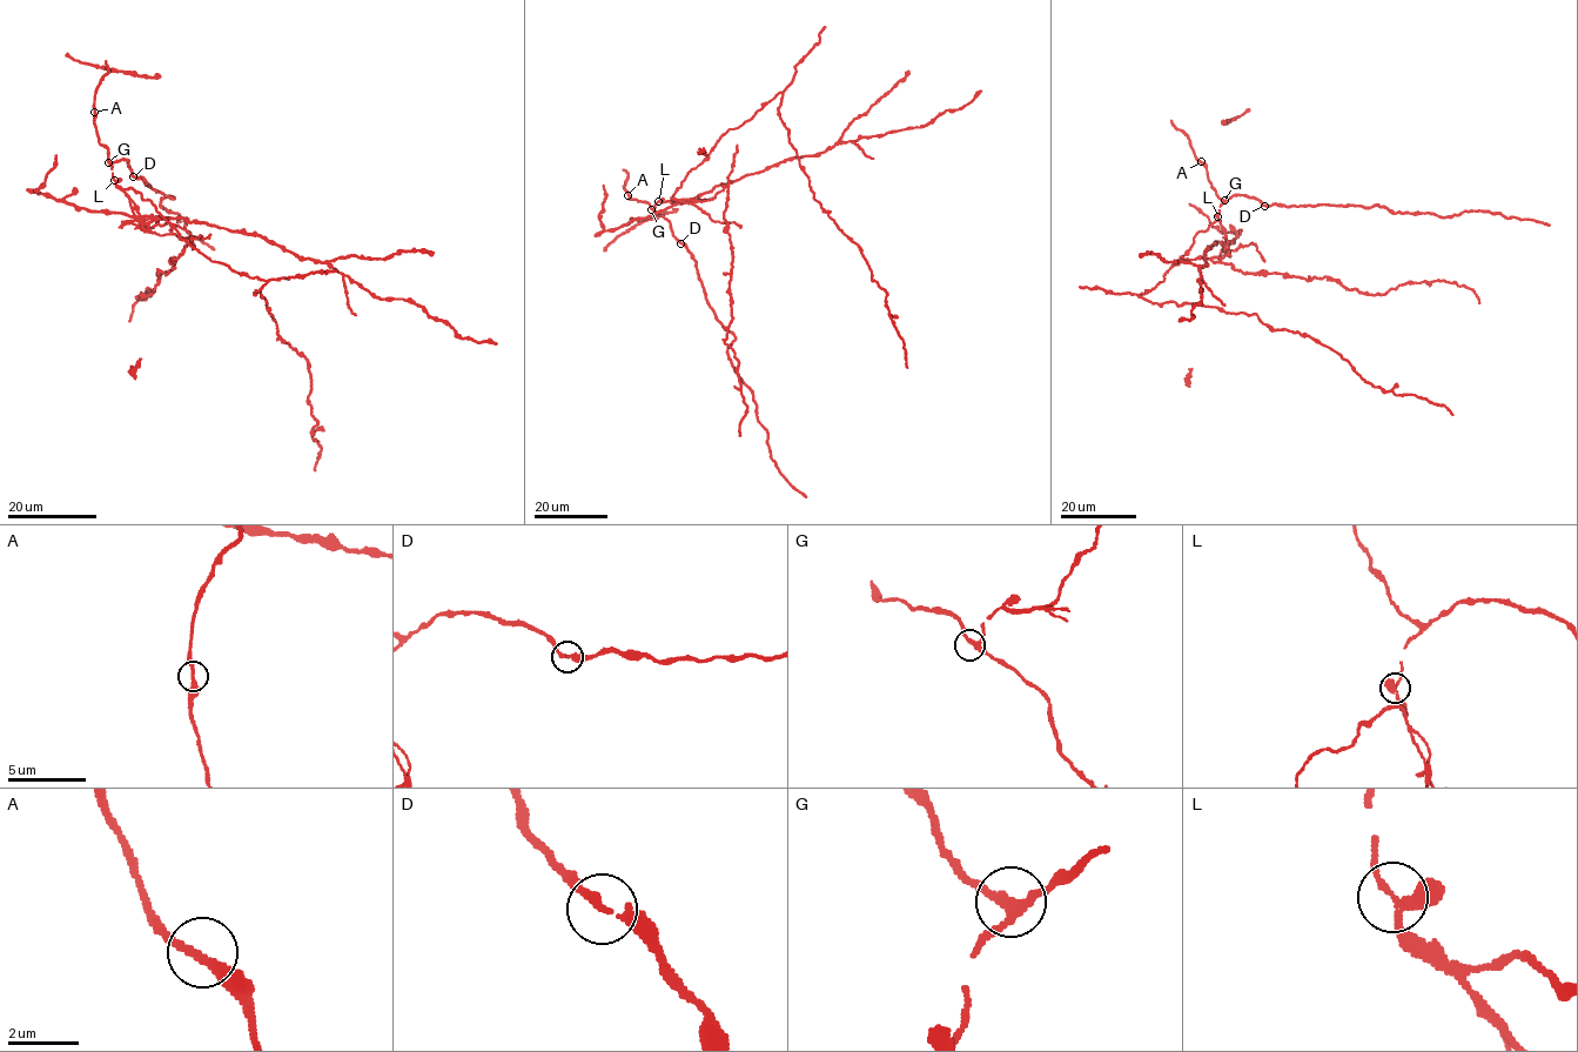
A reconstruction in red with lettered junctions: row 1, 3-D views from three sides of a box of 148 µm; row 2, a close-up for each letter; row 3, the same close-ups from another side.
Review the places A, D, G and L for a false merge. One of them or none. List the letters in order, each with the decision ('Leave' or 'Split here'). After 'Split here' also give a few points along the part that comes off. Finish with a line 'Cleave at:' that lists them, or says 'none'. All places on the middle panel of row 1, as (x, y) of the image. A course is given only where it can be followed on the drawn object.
A: Leave
D: Leave
G: Leave
L: Split here. Course of the part to remove: (658, 201), (672, 199), (717, 140), (781, 93), (779, 115), (810, 191), (887, 294), (907, 368)
Cleave at: L

